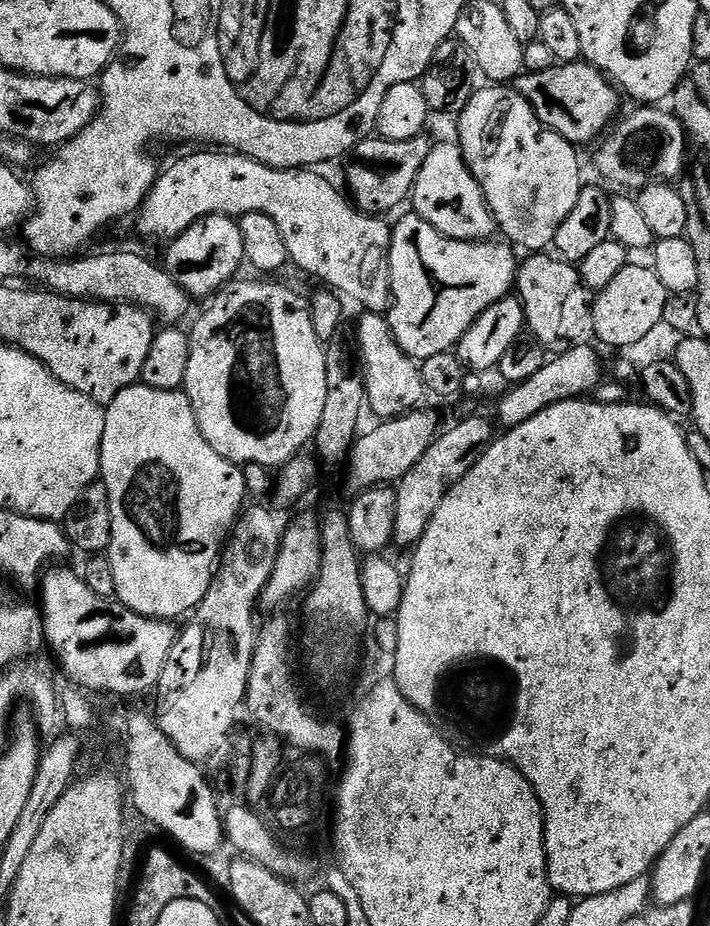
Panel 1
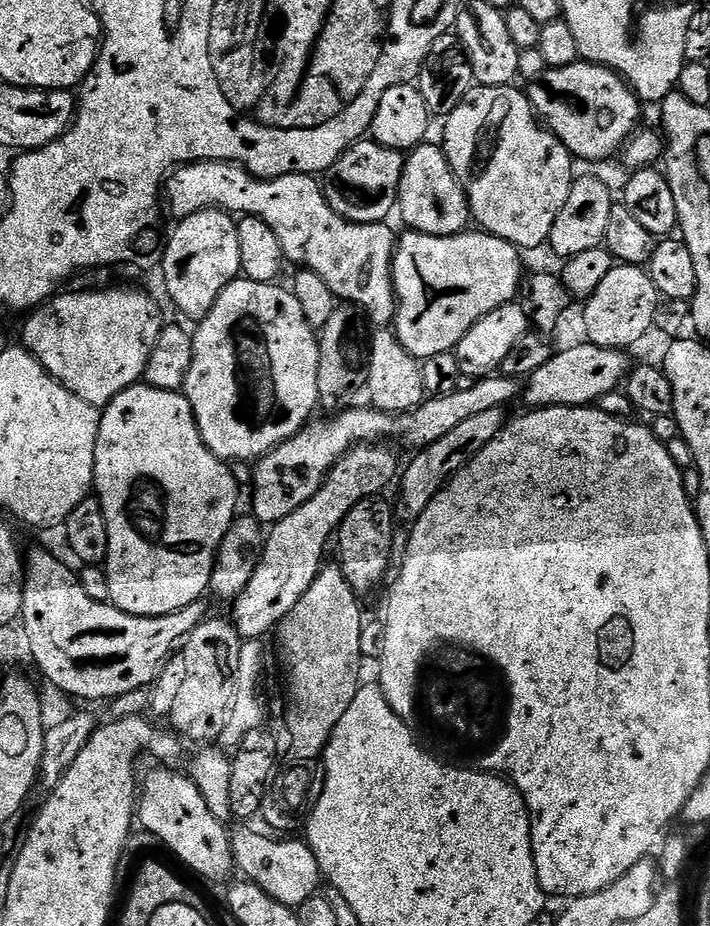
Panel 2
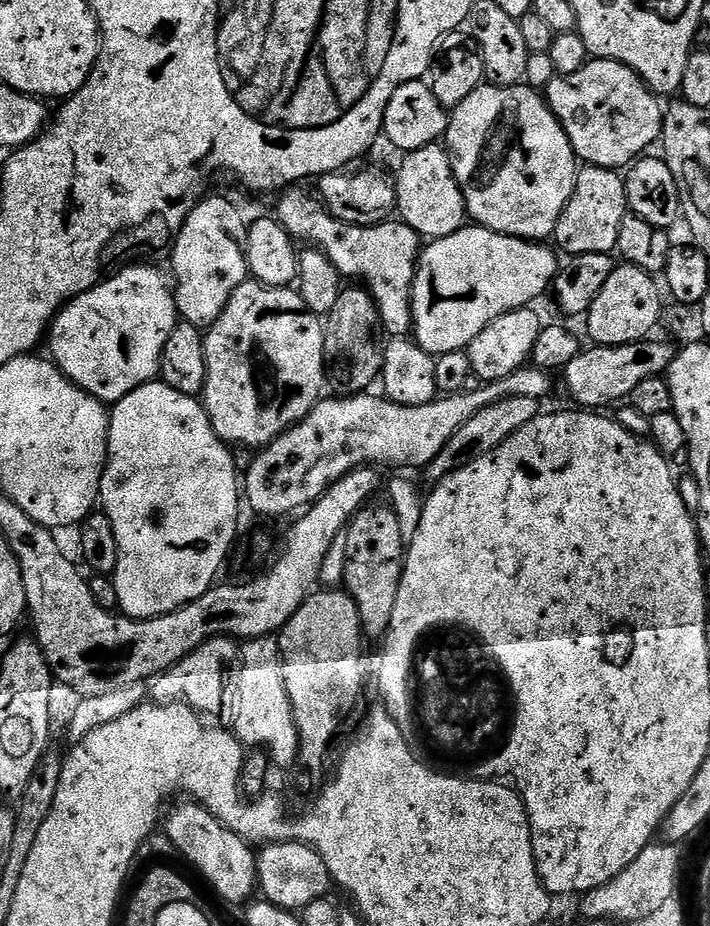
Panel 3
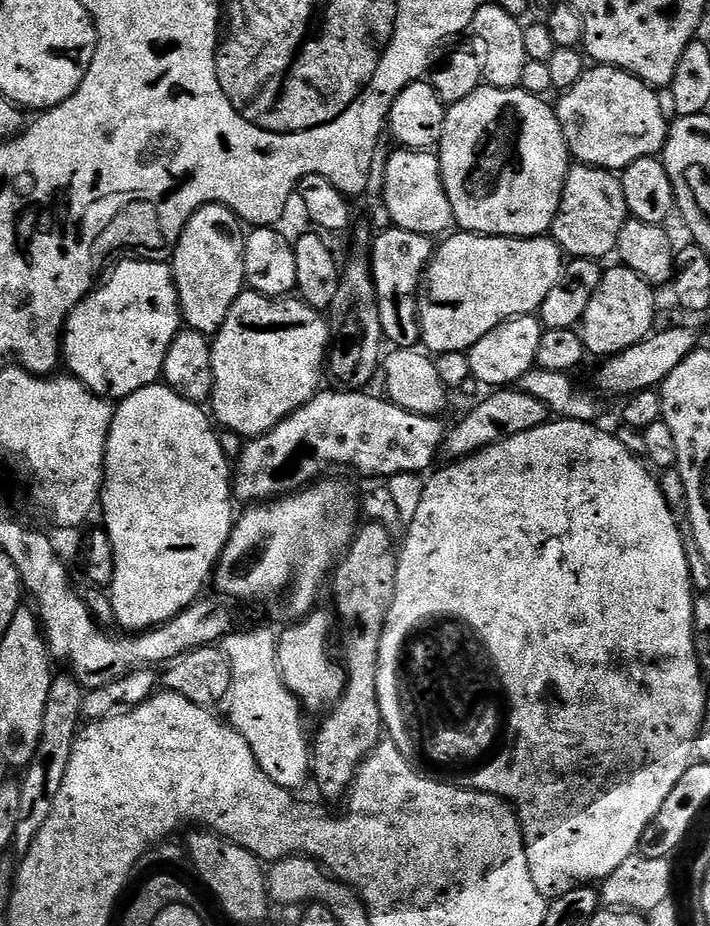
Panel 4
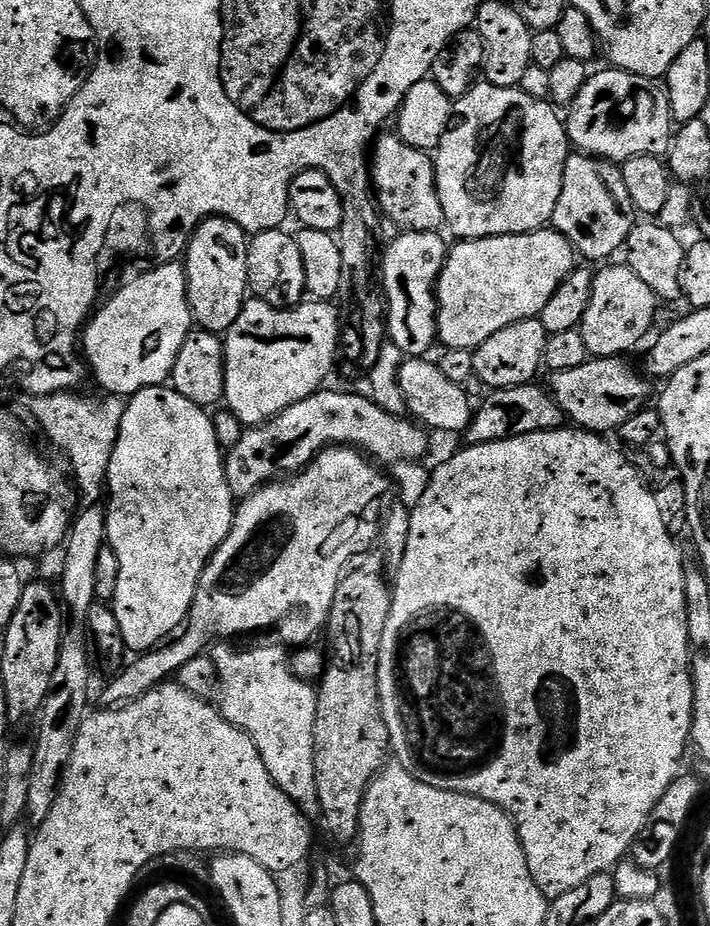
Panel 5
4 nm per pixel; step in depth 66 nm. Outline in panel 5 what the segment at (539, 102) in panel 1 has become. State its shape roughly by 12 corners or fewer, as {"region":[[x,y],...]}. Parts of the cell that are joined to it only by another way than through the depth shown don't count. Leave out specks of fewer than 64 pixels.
{"region":[[615,66],[567,105],[573,149],[663,157],[667,91]]}

